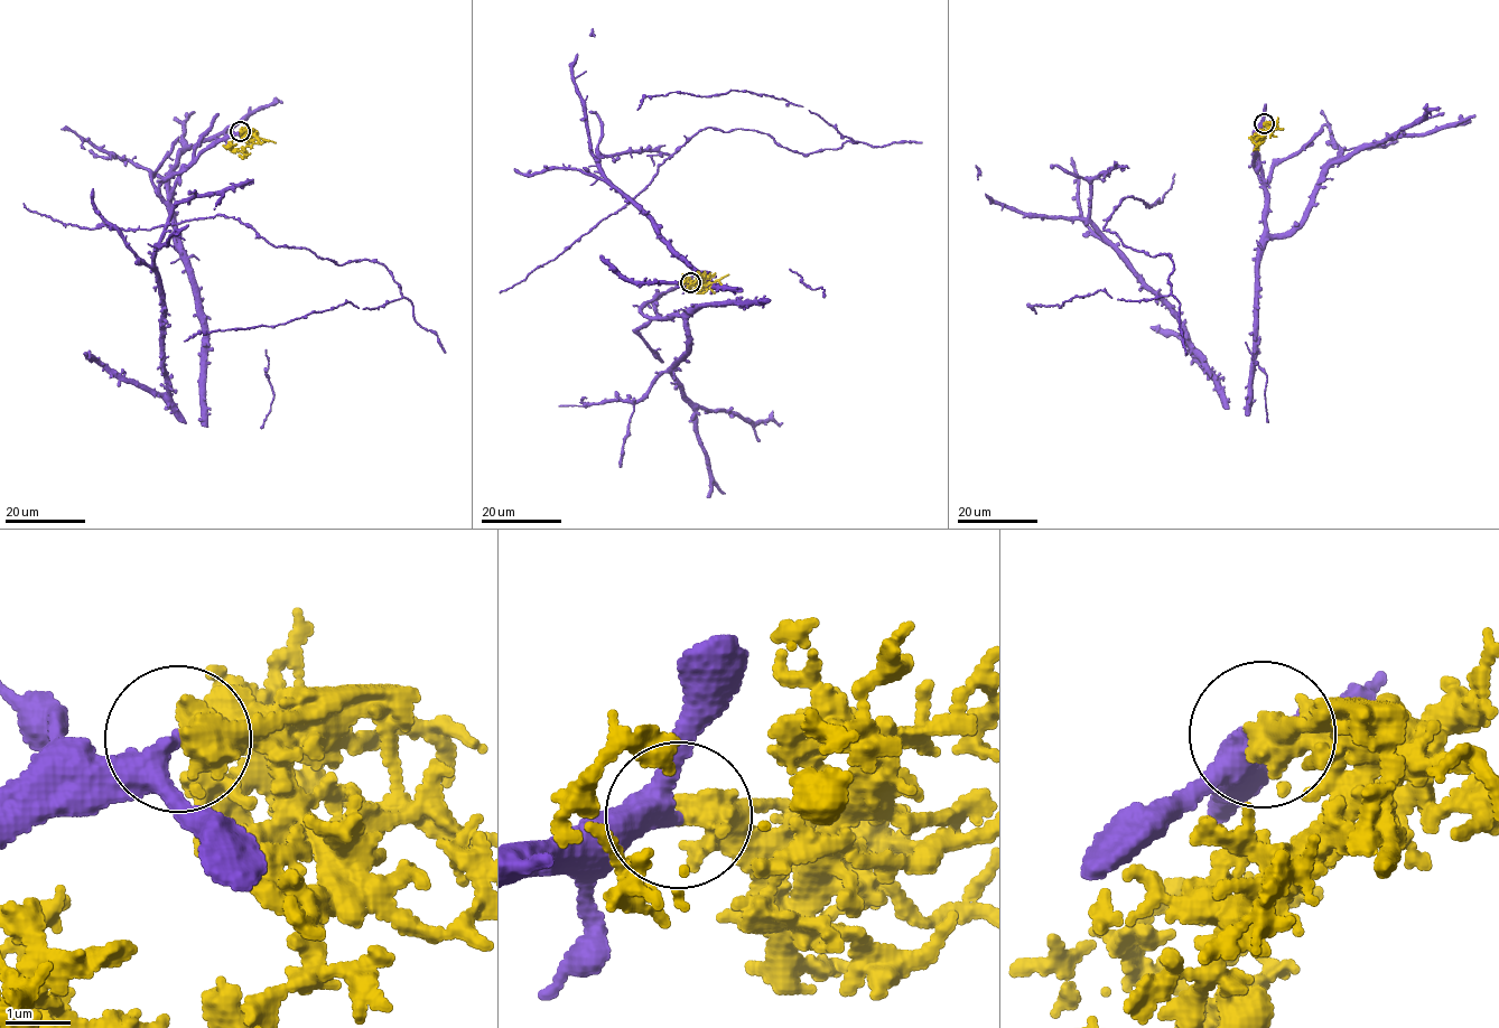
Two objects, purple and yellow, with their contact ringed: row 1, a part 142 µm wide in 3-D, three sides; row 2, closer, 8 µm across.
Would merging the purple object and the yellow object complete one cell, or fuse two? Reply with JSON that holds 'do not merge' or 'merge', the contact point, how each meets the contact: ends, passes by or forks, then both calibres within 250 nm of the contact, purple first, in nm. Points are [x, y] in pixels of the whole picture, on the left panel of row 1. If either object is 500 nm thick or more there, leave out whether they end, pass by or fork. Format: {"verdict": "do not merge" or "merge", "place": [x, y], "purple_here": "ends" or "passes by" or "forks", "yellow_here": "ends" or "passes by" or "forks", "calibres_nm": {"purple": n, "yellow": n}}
{"verdict": "do not merge", "place": [240, 131], "purple_here": "passes by", "yellow_here": "forks", "calibres_nm": {"purple": 280, "yellow": 300}}

